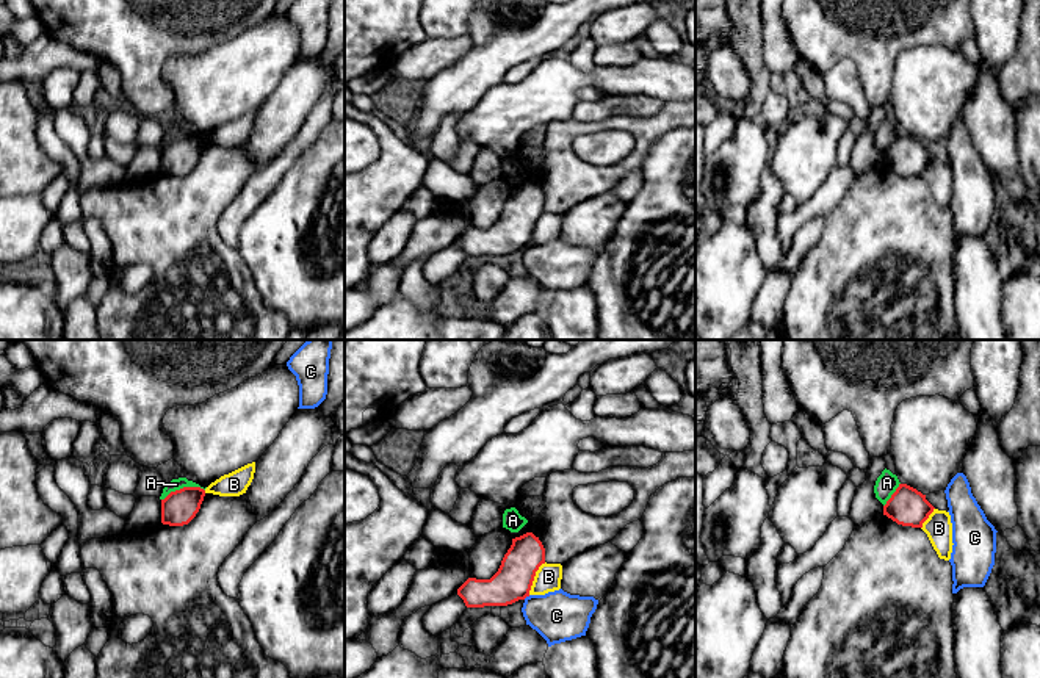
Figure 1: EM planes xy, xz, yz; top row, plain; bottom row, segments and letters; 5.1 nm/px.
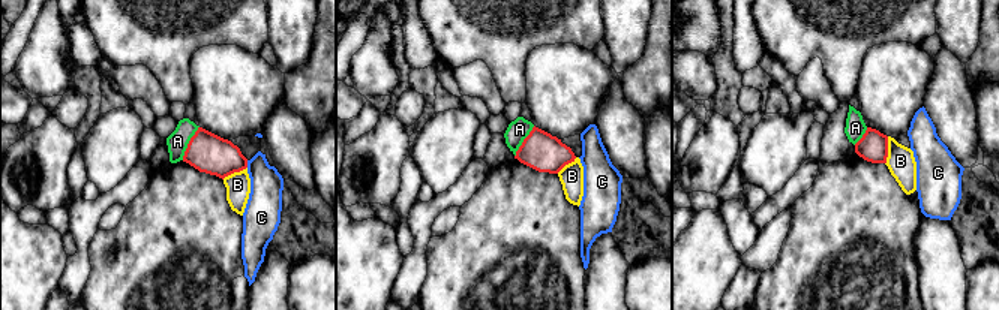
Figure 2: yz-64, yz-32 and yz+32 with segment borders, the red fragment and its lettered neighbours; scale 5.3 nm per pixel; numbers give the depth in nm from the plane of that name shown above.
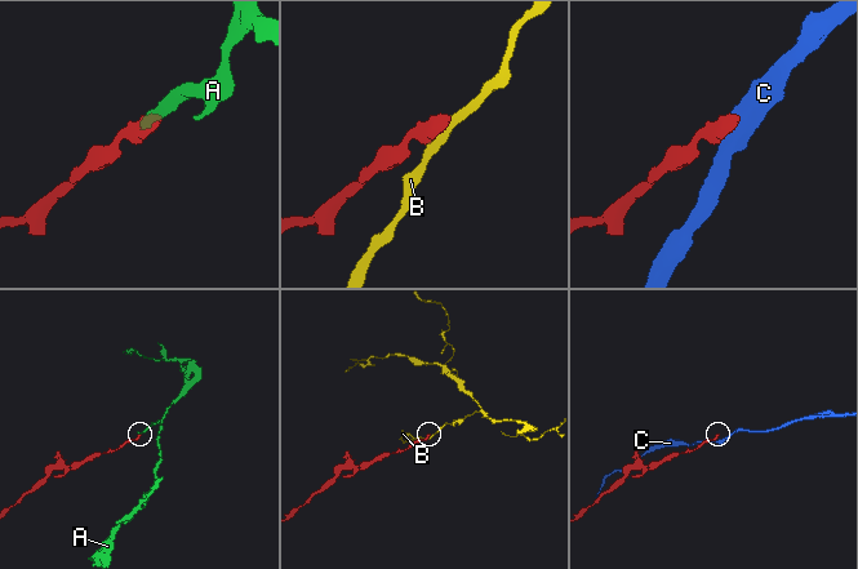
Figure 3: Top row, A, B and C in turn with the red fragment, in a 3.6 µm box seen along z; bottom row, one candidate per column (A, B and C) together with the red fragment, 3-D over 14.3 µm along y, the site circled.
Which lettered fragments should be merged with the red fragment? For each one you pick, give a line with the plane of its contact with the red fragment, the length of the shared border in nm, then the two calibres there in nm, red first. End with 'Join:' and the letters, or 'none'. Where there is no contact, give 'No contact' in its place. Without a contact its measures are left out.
Join: none

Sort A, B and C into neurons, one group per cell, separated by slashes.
A / B / C

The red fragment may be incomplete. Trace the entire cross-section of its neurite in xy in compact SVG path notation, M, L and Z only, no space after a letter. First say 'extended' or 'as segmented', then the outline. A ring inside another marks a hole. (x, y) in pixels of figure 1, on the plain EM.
as segmented; M183 136L171 141L161 149L161 172L169 175L188 174L200 158L205 139L200 136Z

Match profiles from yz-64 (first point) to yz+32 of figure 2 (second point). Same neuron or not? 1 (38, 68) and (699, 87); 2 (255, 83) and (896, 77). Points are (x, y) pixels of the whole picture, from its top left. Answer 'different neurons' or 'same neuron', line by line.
1: same neuron
2: same neuron

